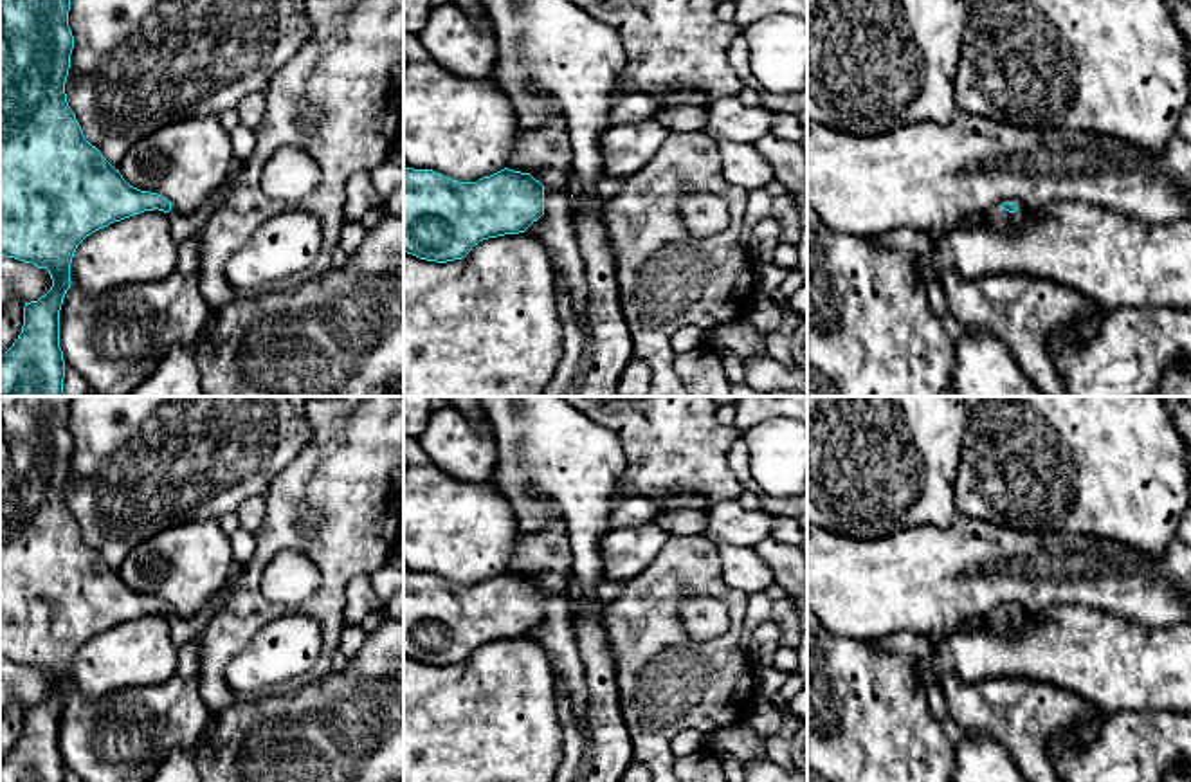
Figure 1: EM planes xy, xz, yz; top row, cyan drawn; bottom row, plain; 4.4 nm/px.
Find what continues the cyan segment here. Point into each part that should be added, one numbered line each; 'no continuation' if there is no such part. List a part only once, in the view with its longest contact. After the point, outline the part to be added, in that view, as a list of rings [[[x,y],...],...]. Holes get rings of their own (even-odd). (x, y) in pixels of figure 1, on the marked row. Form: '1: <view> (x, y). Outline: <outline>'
1: yz (1002, 218). Outline: [[[998,209],[993,218],[991,223],[998,229],[1004,231],[1009,225],[1014,225],[1018,222],[1018,214],[1016,213],[1009,213],[1005,209]]]

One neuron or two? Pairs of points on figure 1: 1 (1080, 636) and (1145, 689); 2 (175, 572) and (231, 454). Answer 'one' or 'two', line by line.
1: one
2: two

